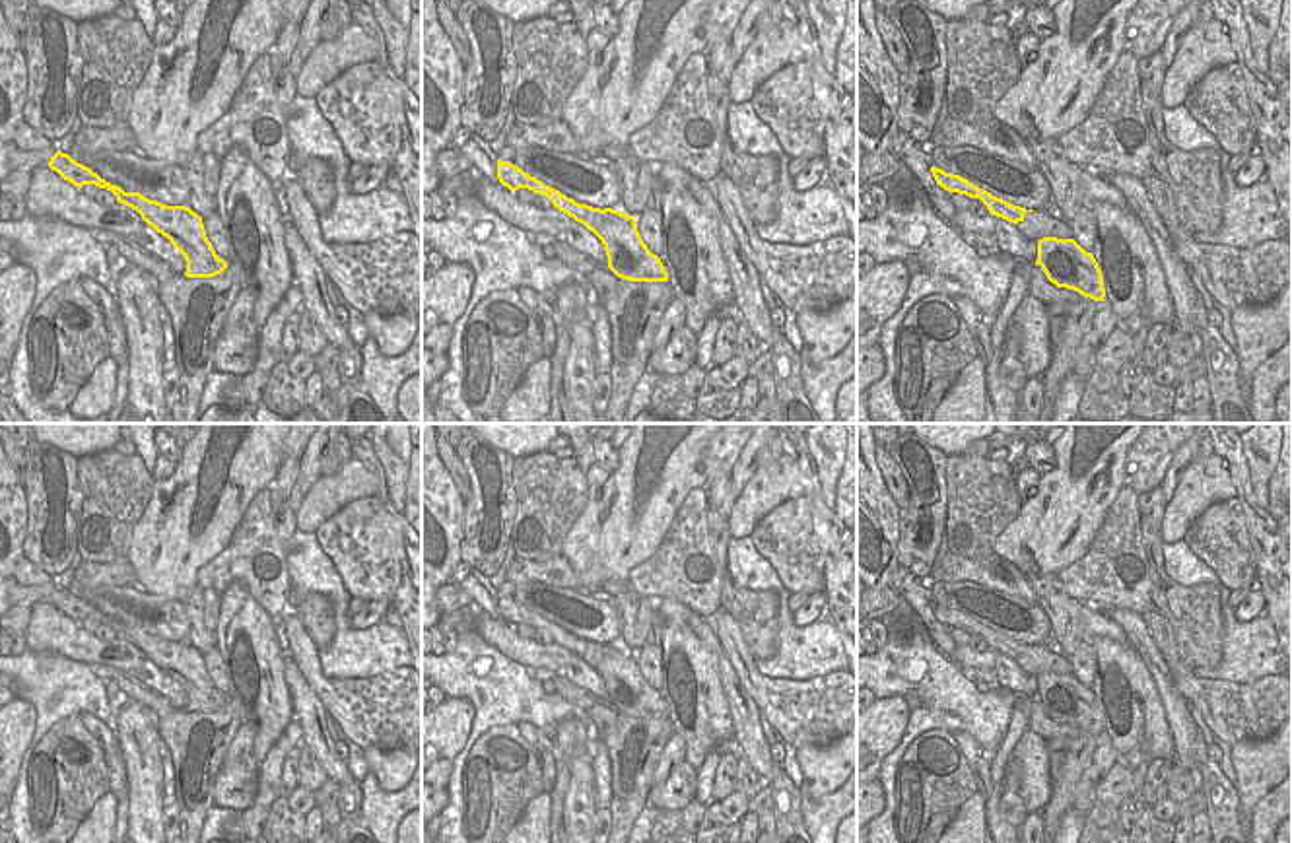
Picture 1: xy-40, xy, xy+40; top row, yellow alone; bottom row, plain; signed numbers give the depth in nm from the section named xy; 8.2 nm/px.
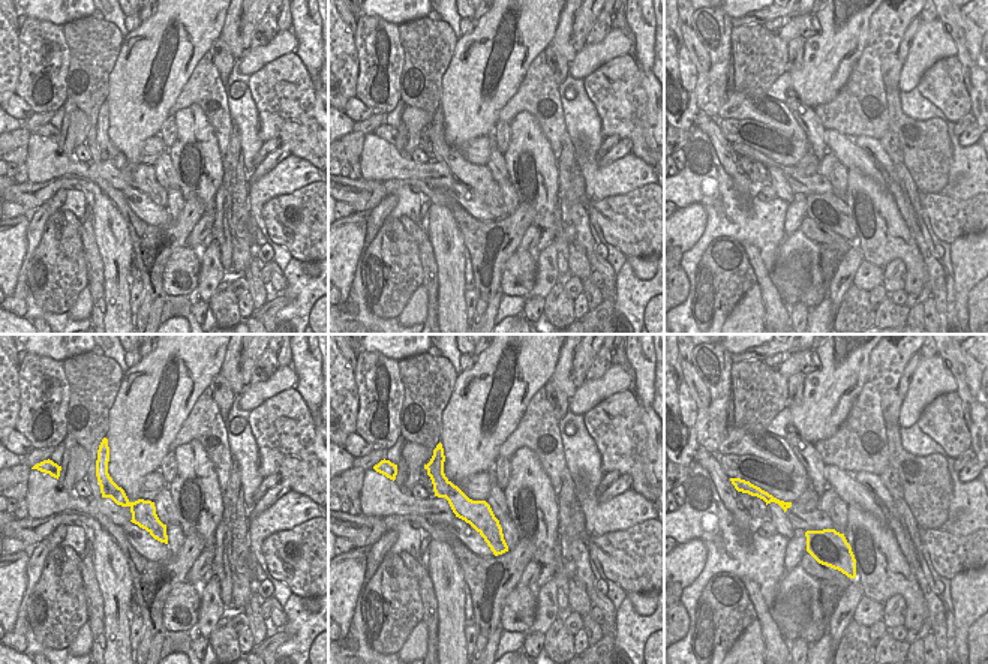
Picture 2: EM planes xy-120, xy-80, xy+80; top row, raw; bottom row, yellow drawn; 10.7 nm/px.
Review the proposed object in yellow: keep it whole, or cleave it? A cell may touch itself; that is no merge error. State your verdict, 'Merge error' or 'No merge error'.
Merge error

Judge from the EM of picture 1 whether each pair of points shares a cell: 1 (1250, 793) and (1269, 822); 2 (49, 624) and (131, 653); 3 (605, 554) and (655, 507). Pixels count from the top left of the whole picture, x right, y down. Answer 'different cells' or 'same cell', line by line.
1: different cells
2: same cell
3: same cell

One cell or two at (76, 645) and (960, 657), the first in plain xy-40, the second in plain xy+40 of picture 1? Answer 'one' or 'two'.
one

